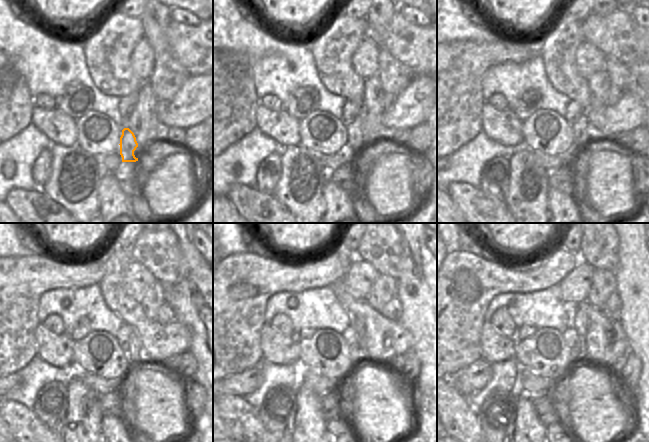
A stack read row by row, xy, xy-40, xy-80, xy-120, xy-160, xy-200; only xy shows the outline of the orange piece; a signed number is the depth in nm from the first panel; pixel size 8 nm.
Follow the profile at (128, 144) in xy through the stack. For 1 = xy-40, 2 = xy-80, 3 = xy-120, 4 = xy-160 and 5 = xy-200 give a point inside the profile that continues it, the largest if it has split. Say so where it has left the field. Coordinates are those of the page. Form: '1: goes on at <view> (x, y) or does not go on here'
1: goes on at xy-40 (354, 147)
2: goes on at xy-80 (581, 130)
3: goes on at xy-120 (135, 359)
4: goes on at xy-160 (360, 337)
5: goes on at xy-200 (579, 316)

